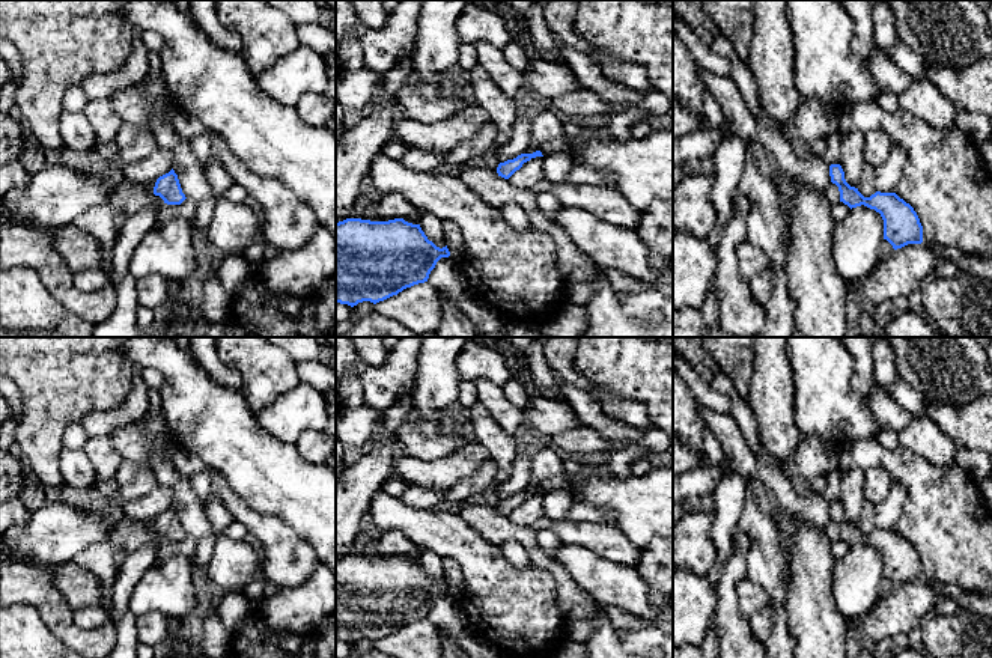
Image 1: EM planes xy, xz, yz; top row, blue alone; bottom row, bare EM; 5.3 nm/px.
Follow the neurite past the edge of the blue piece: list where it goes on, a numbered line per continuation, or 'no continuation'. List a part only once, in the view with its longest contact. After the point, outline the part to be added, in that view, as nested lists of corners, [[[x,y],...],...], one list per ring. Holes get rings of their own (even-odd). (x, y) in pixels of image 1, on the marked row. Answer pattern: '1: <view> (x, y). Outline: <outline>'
no continuation

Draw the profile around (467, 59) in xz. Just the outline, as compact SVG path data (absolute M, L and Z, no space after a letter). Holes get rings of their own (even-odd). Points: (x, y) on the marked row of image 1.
M461 44L459 45L459 59L458 59L458 65L464 69L471 71L477 63L477 53L474 50L474 47L468 45L468 44Z

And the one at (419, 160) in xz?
M408 148L408 151L403 154L403 157L399 161L408 169L412 169L417 172L428 172L428 170L434 170L438 166L444 164L446 157L447 154L438 154L438 152Z

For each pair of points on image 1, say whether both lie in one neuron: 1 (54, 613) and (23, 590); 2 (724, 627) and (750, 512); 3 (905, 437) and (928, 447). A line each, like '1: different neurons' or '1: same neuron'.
1: same neuron
2: different neurons
3: same neuron

